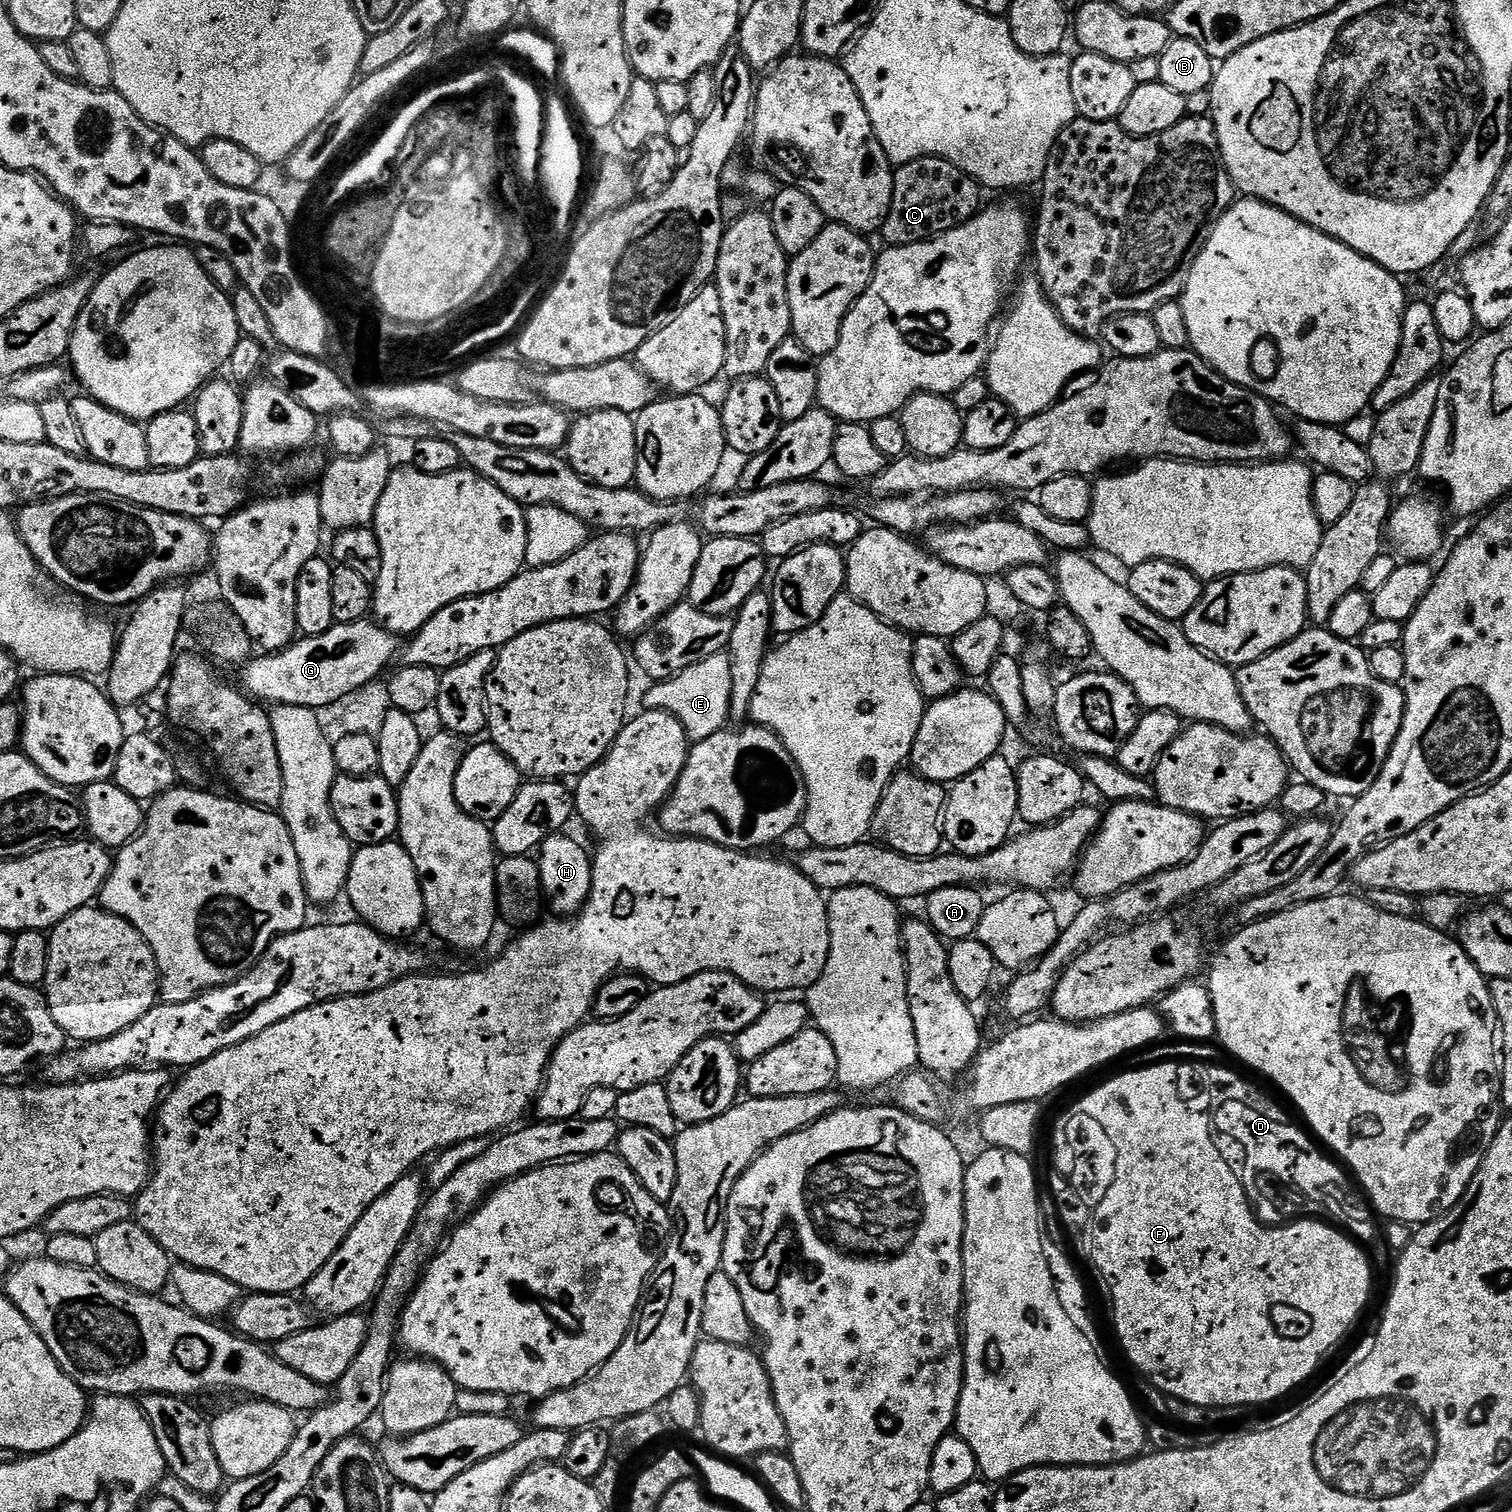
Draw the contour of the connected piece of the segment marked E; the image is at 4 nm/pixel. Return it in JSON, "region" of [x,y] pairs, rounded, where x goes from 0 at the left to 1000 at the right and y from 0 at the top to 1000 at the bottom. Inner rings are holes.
{"region":[[[481,431],[472,433],[454,443],[451,443],[447,447],[444,447],[442,450],[437,450],[431,453],[431,456],[426,460],[425,468],[429,471],[442,471],[452,481],[452,485],[455,487],[456,490],[460,491],[466,489],[472,485],[479,483],[482,478],[484,470],[483,470],[483,435]]]}

